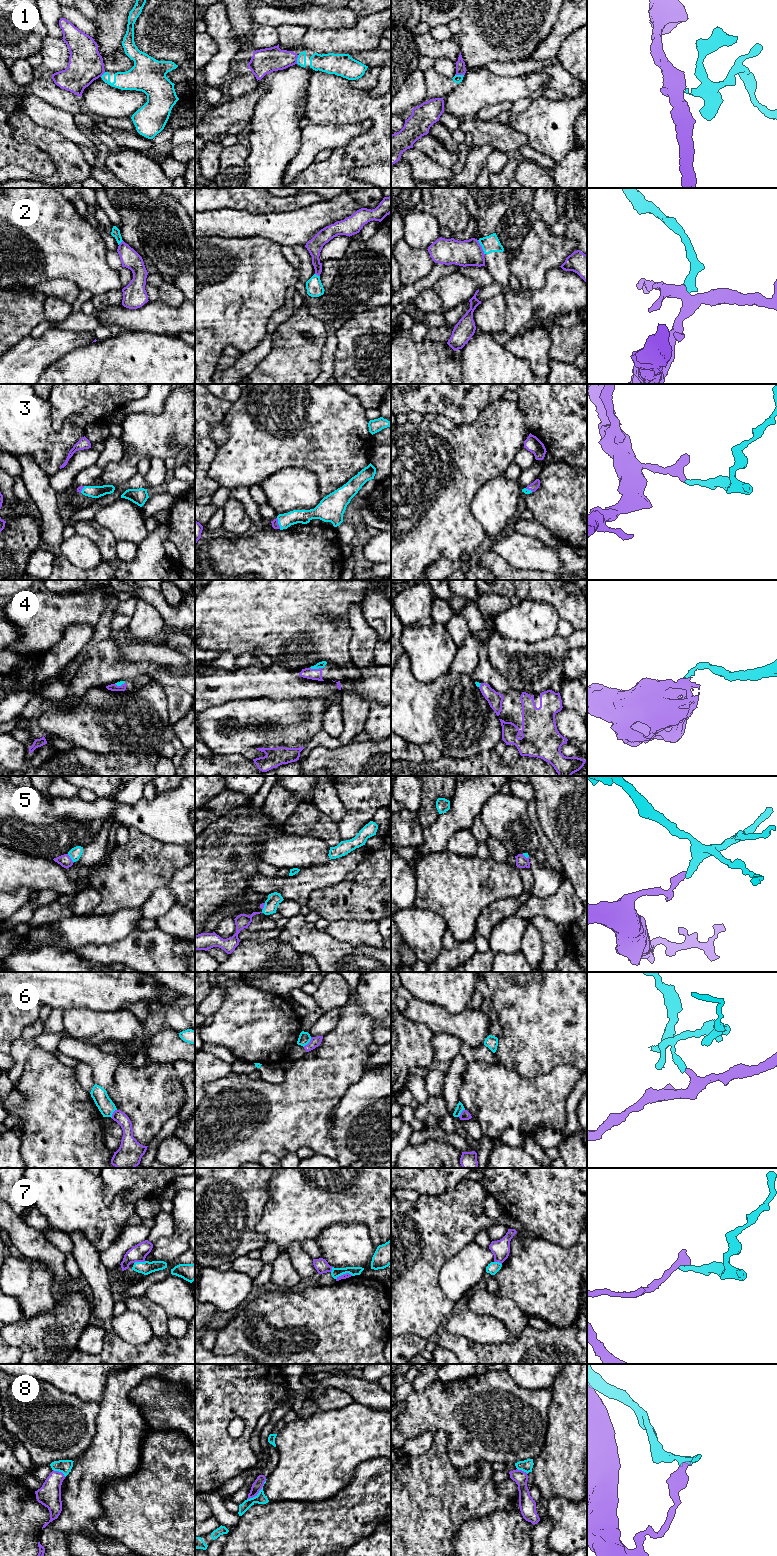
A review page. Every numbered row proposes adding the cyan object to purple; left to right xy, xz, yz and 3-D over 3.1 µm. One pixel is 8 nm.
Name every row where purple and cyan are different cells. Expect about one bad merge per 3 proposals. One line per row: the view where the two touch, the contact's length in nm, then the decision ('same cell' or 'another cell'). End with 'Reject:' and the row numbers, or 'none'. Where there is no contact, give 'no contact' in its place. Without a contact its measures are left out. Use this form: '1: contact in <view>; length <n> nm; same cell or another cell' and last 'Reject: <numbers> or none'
1: contact in xz; length 70 nm; another cell
2: contact in yz; length 130 nm; another cell
3: contact in xz; length 90 nm; same cell
4: contact in xz; length 120 nm; same cell
5: contact in xy; length 90 nm; same cell
6: contact in xz; length 100 nm; another cell
7: contact in xz; length 140 nm; another cell
8: contact in xz; length 220 nm; another cell
Reject: 1, 2, 6, 7, 8

